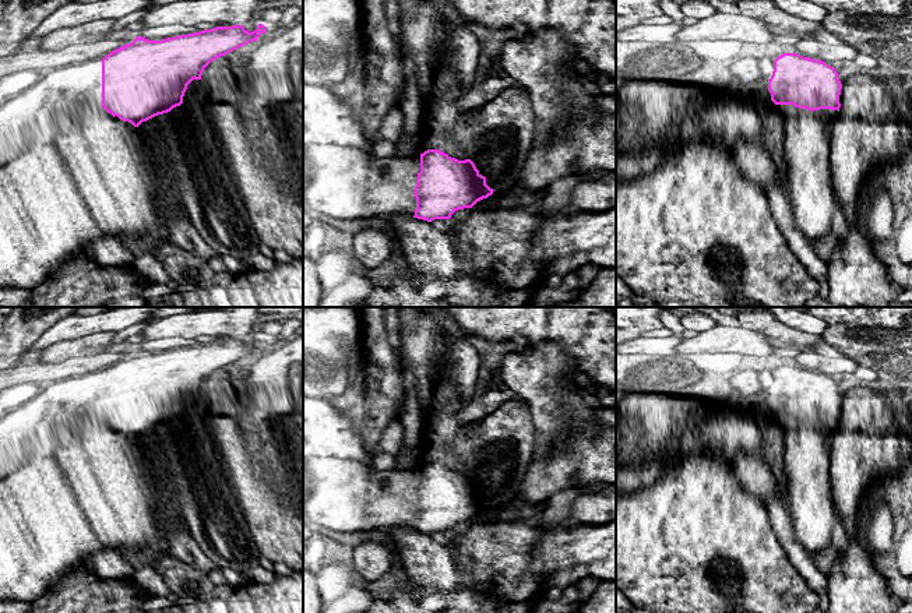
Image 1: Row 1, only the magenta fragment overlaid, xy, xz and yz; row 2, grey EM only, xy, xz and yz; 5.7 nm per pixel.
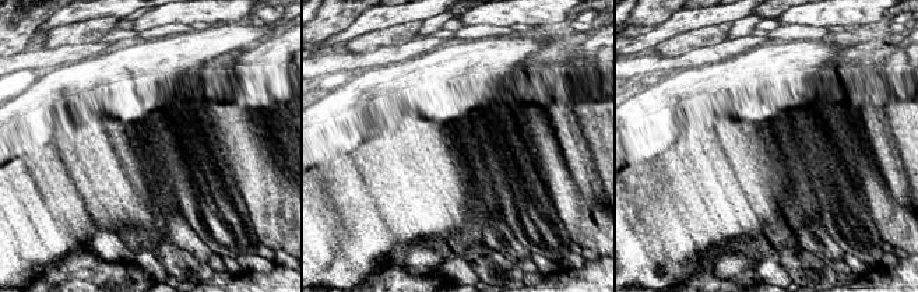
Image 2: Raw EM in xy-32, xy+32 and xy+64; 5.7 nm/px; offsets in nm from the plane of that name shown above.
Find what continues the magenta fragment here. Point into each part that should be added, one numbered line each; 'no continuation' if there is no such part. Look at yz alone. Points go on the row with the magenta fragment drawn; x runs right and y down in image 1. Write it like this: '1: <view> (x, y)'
1: yz (812, 194)

